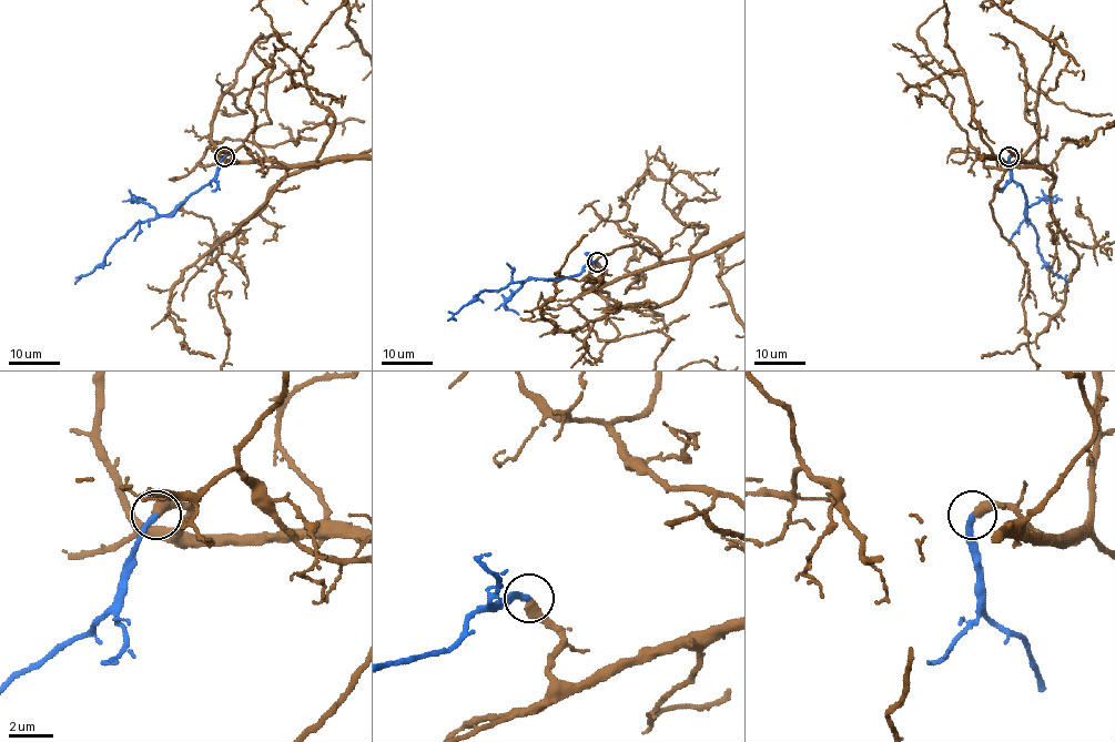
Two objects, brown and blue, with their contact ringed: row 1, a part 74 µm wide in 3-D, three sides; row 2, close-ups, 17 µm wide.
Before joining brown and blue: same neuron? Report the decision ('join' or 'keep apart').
join

